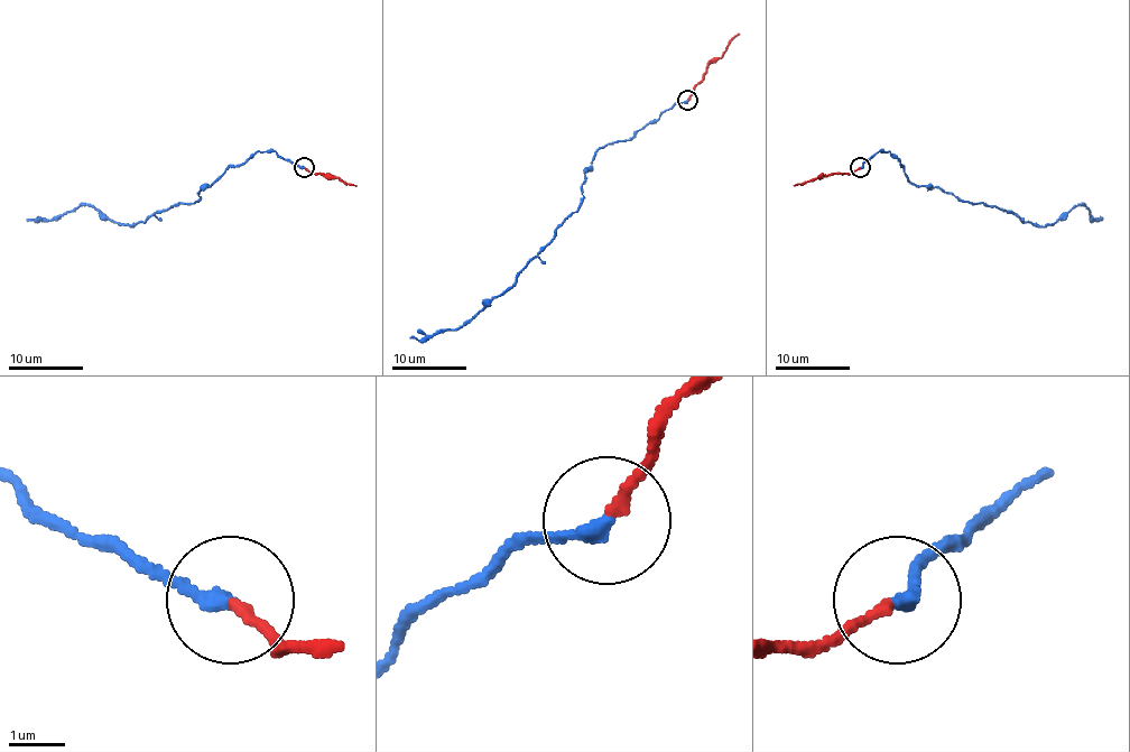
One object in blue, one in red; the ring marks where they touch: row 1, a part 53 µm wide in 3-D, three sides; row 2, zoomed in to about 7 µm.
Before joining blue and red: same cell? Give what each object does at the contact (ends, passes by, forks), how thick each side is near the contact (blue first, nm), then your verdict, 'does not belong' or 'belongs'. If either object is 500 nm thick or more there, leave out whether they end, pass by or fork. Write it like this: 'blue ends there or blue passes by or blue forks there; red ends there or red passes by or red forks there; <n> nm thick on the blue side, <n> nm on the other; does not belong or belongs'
blue ends there; red ends there; 280 nm thick on the blue side, 190 nm on the other; belongs

